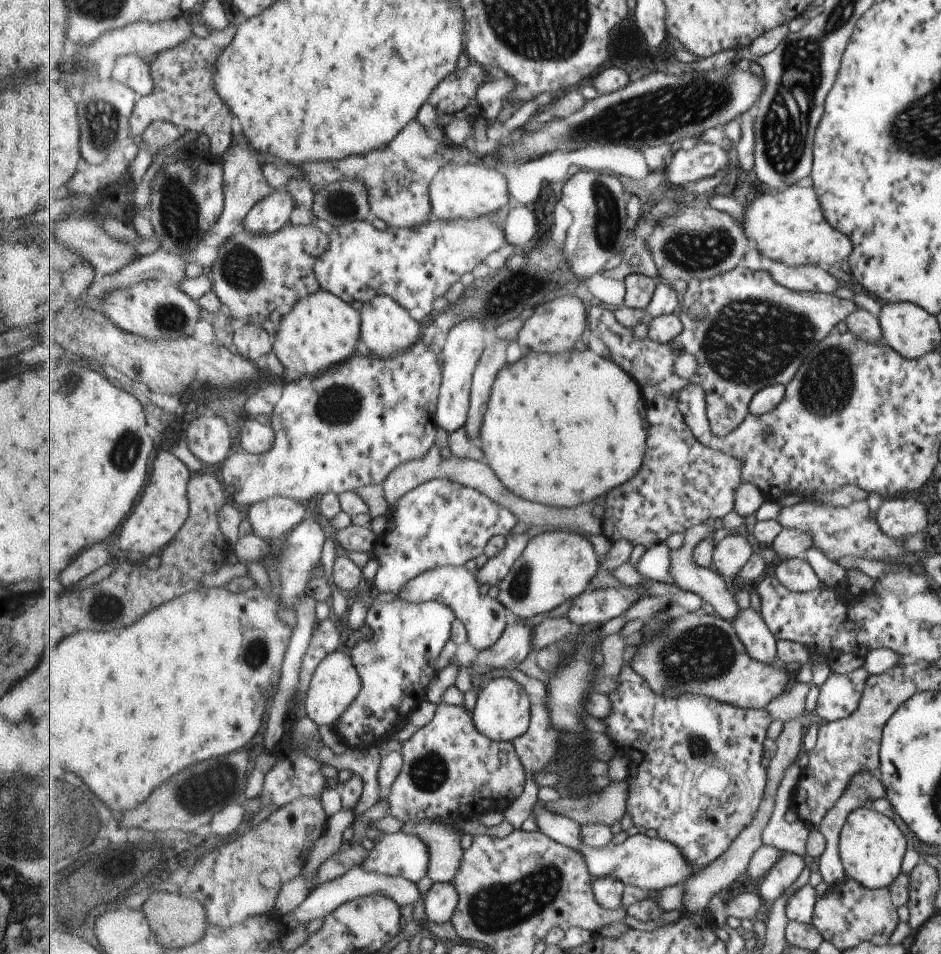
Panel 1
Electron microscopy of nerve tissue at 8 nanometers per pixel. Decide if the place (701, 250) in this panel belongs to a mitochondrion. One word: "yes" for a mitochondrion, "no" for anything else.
yes

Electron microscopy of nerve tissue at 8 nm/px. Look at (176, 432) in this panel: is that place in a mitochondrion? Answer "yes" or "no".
no

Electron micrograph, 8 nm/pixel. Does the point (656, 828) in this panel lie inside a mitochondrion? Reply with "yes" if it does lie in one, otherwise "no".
no

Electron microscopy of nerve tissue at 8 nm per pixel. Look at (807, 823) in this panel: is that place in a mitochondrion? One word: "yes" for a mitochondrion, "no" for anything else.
no

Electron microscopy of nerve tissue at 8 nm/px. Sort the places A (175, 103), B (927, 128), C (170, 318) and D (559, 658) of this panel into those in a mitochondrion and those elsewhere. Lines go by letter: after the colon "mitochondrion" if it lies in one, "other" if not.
A: other
B: mitochondrion
C: mitochondrion
D: mitochondrion

